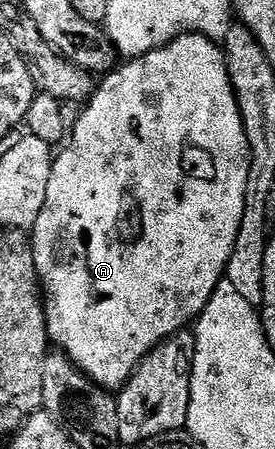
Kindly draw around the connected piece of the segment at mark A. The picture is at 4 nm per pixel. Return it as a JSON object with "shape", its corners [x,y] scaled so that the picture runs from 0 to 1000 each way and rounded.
{"shape":[[[662,73],[593,109],[542,114],[520,127],[451,134],[356,183],[229,327],[189,356],[164,461],[149,461],[149,479],[135,479],[127,508],[105,519],[120,577],[142,606],[142,633],[164,664],[171,748],[204,780],[240,786],[247,800],[356,857],[393,871],[433,871],[553,777],[571,775],[611,751],[676,735],[735,702],[789,630],[815,624],[833,568],[847,568],[847,541],[862,541],[862,514],[891,479],[913,330],[833,176],[825,127],[807,107],[731,76]]]}

